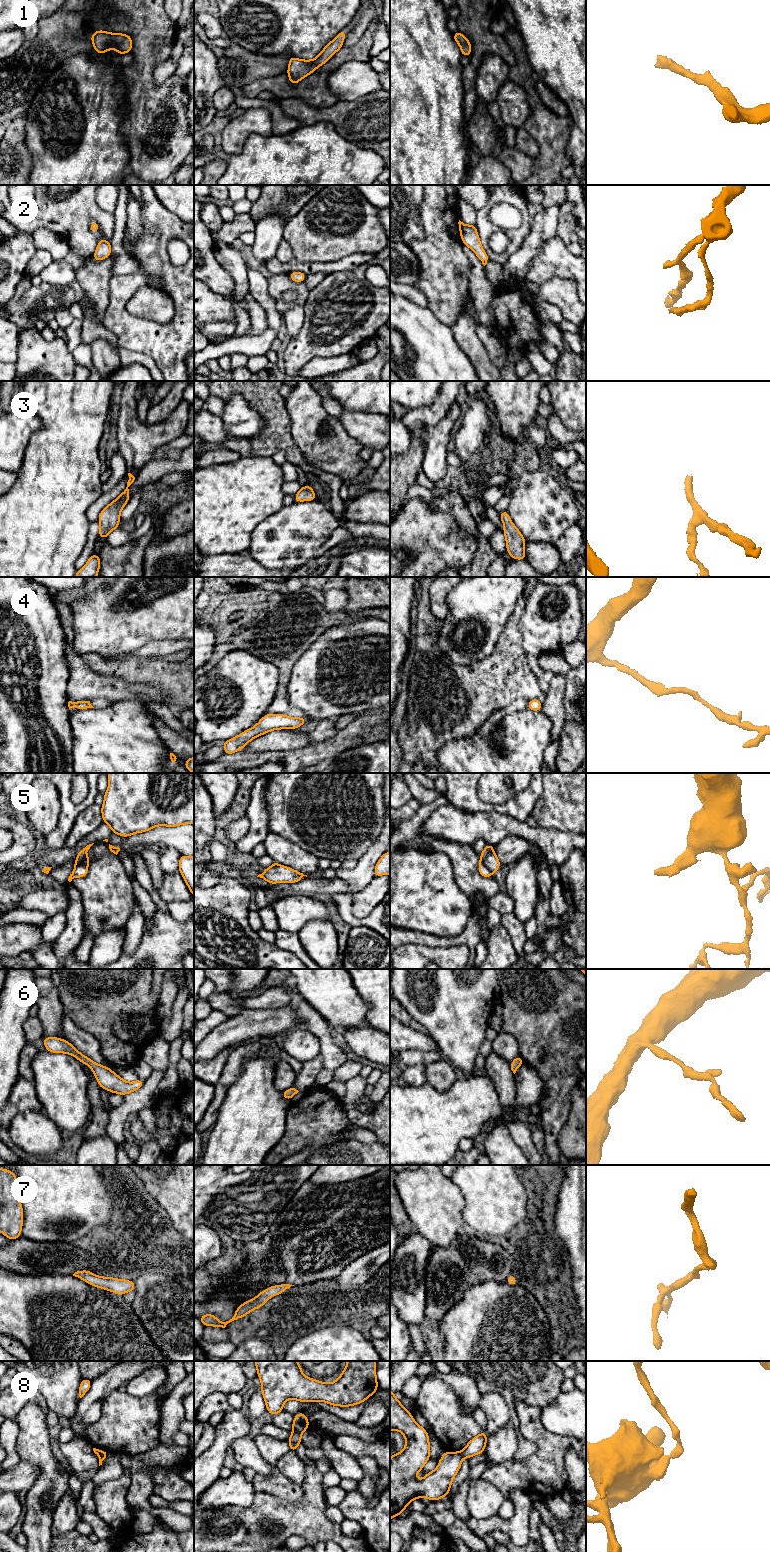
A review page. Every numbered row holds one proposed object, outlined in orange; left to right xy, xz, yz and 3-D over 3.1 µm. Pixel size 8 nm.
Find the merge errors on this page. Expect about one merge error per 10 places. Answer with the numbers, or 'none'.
5, 8

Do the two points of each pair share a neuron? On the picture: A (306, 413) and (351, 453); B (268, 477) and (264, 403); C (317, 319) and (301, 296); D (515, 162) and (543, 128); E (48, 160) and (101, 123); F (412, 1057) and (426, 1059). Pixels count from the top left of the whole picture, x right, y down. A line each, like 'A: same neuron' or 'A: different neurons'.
A: same neuron
B: different neurons
C: different neurons
D: different neurons
E: same neuron
F: same neuron

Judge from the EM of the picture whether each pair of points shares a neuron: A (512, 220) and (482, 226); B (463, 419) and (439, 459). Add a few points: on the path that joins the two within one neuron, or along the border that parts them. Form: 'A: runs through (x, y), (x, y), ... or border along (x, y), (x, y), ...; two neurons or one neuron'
A: border along (490, 208), (495, 225), (517, 227); two neurons
B: runs through (452, 424), (440, 436), (439, 448); one neuron

